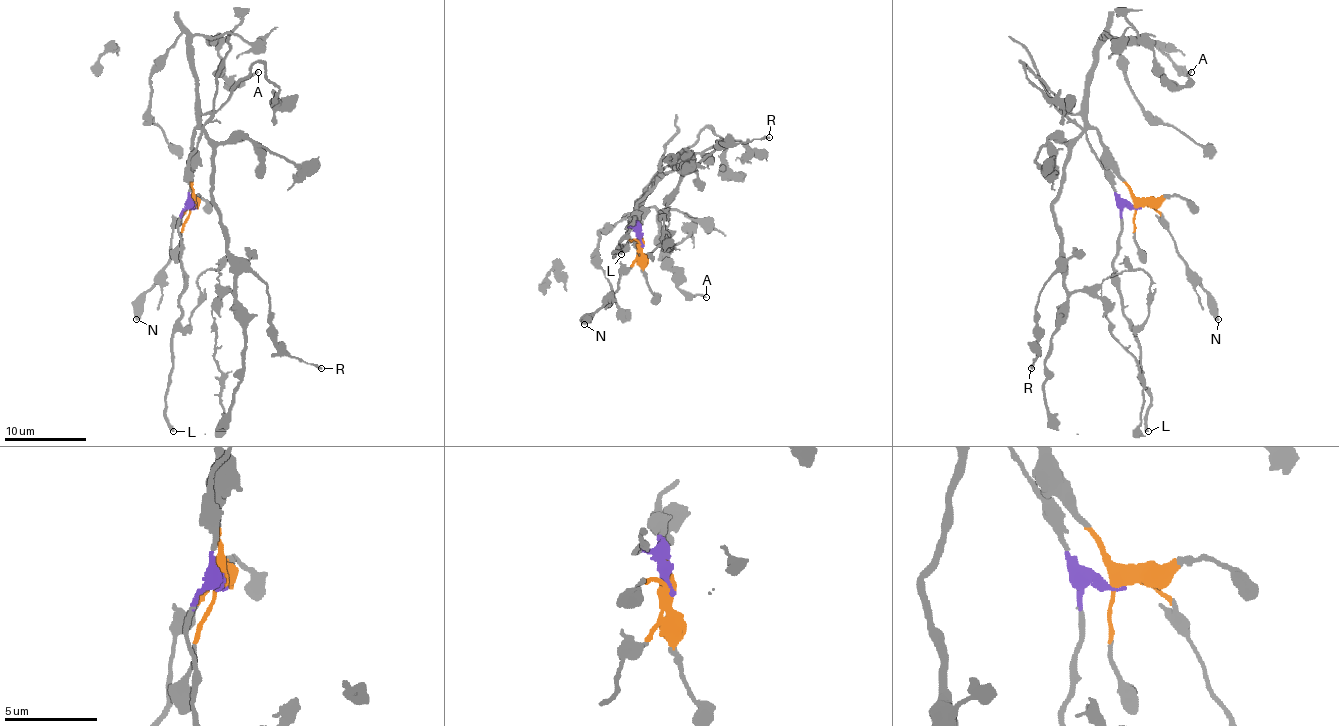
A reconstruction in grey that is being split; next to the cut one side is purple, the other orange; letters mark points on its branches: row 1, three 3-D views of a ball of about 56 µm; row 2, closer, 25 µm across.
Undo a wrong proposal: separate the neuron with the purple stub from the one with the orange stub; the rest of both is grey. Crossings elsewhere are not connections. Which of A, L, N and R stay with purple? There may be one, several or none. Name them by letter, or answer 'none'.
L

